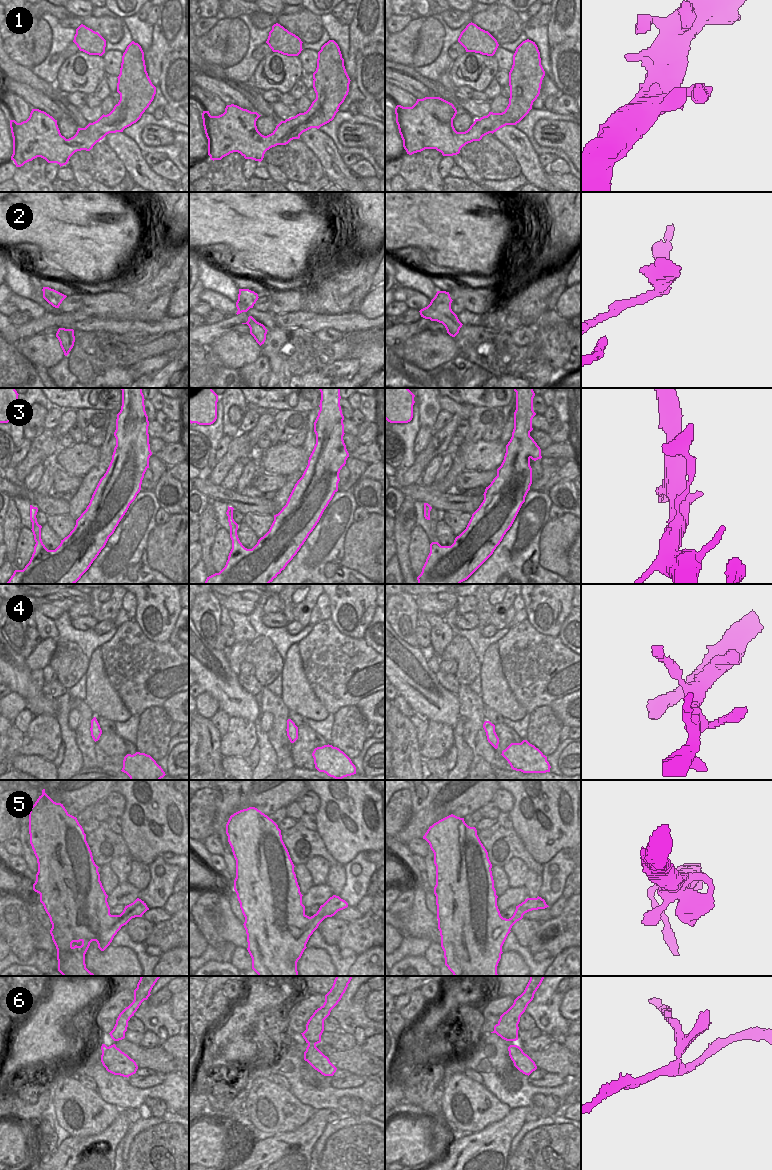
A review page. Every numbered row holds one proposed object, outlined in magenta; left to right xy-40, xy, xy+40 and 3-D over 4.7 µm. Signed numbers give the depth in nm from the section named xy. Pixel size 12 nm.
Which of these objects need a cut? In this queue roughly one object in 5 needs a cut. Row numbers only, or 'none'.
5, 6

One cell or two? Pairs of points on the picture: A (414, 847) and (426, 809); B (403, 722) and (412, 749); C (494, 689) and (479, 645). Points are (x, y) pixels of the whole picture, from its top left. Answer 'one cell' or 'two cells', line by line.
A: two cells
B: one cell
C: two cells

